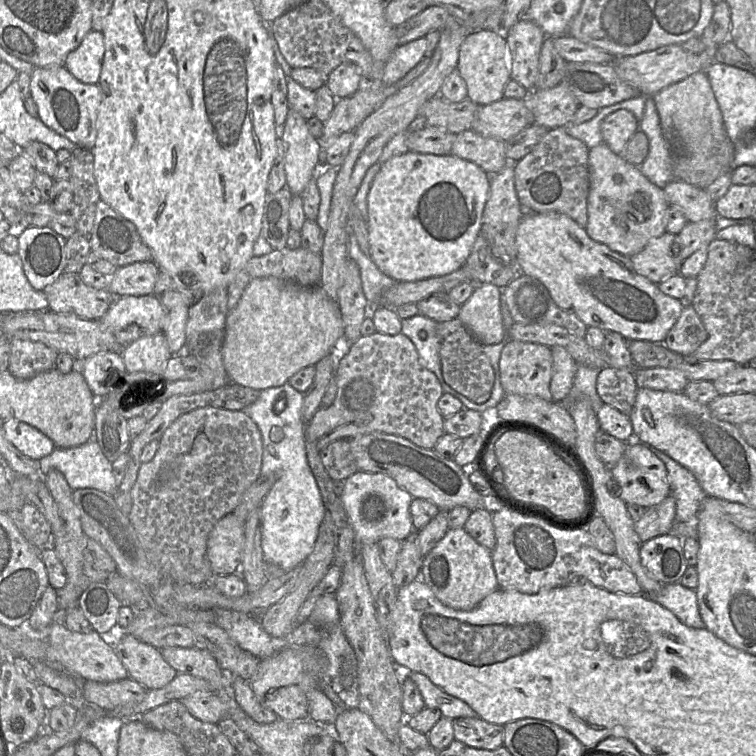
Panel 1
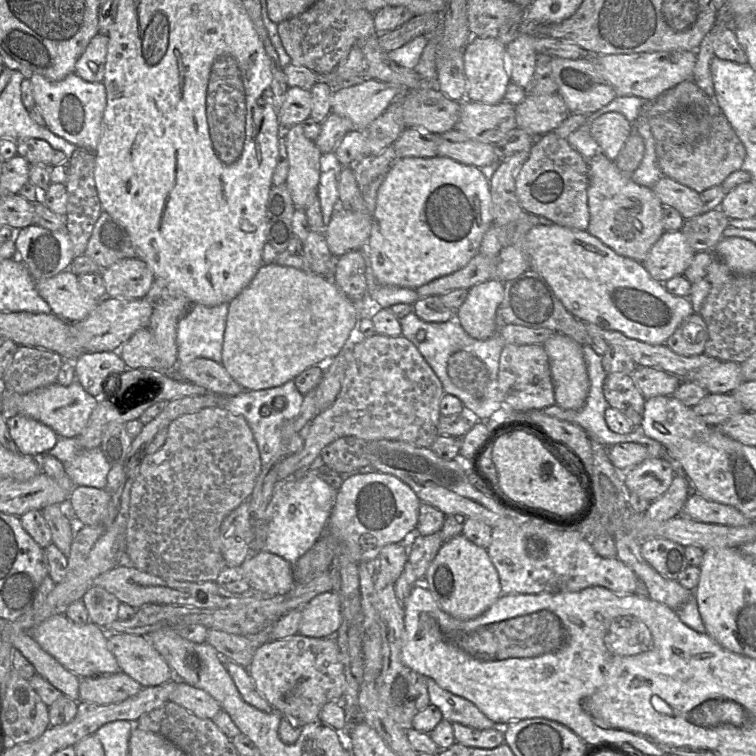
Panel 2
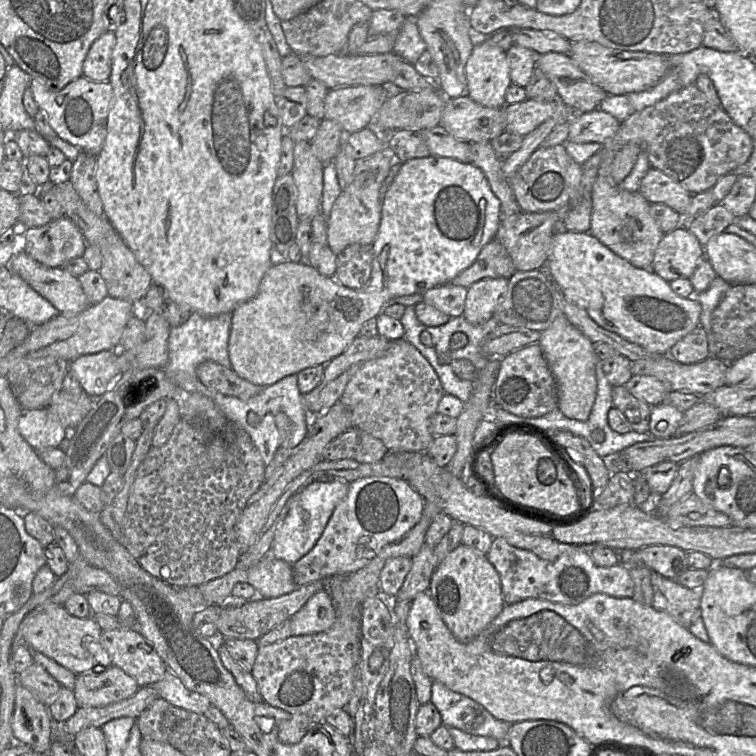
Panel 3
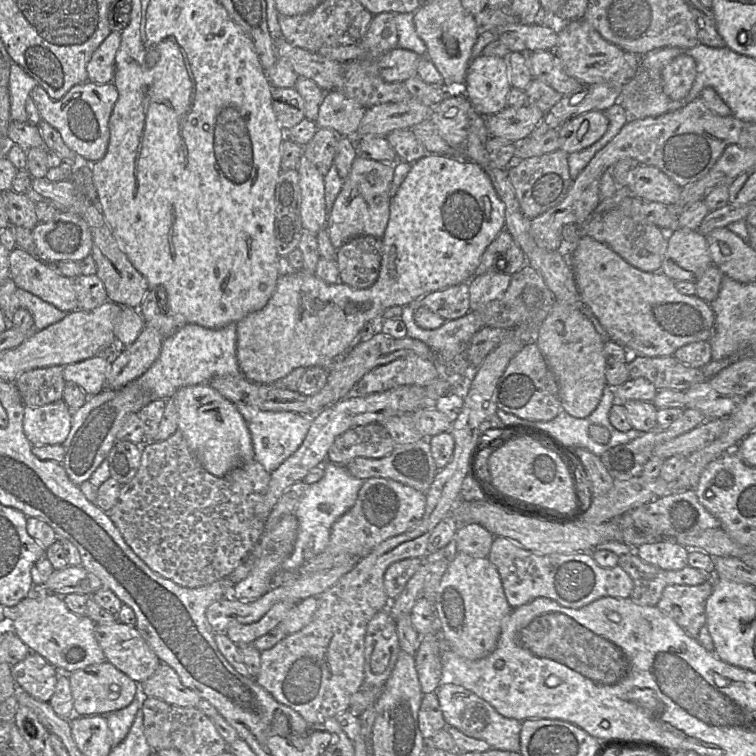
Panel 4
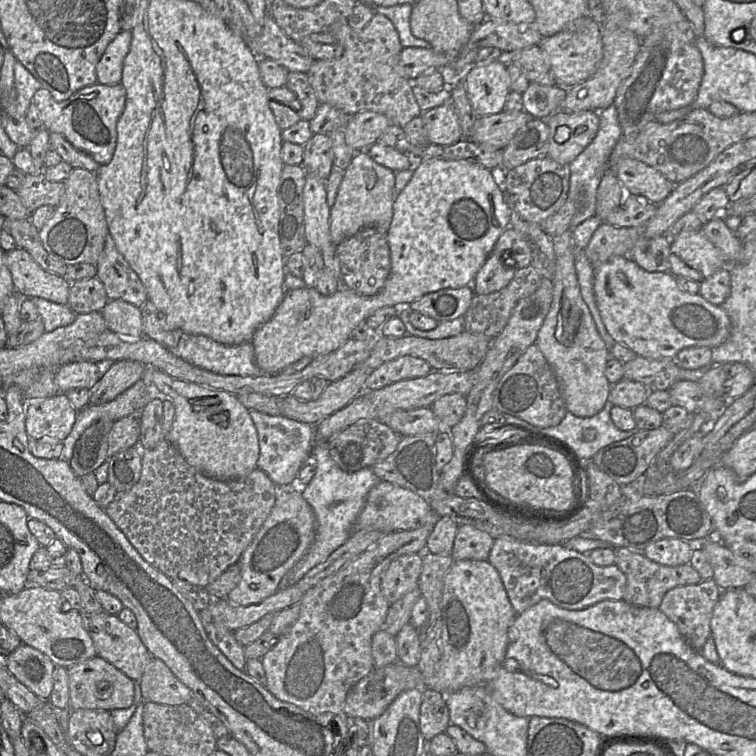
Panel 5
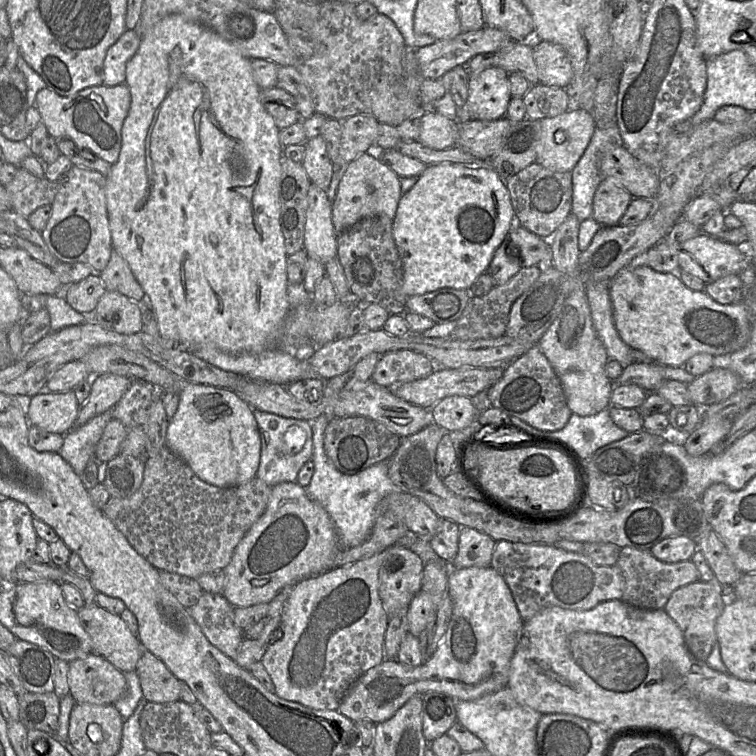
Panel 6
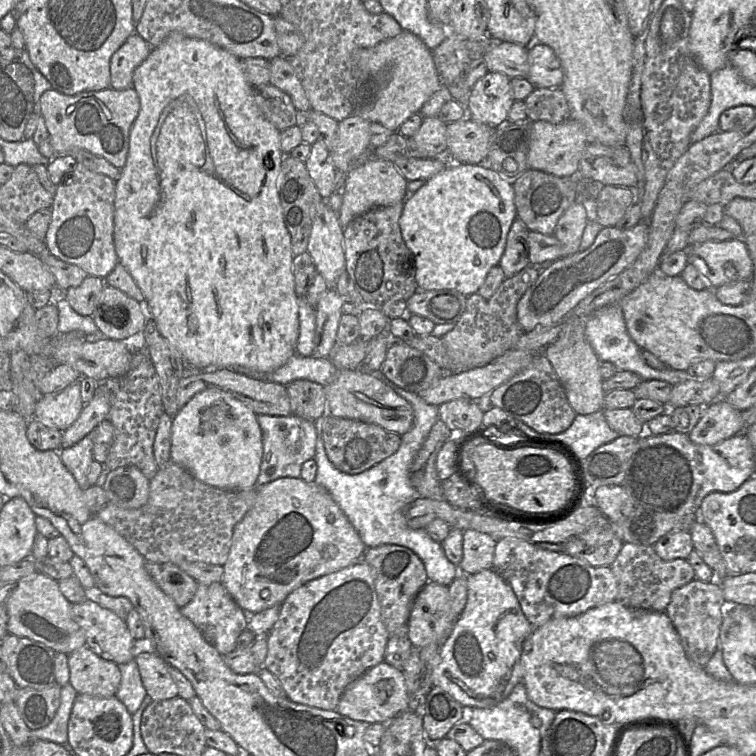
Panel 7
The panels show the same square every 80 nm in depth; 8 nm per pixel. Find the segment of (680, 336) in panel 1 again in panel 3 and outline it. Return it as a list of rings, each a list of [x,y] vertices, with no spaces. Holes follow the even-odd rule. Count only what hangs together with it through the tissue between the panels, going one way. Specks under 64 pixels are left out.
[[[701,325],[677,341],[669,356],[682,364],[701,362],[710,356],[707,333]]]

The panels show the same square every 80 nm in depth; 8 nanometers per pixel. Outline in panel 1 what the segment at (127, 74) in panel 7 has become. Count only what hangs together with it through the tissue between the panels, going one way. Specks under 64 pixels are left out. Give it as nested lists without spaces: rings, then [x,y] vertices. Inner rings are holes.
[[[91,30],[81,44],[68,54],[64,67],[80,82],[98,84],[104,53],[103,33]]]

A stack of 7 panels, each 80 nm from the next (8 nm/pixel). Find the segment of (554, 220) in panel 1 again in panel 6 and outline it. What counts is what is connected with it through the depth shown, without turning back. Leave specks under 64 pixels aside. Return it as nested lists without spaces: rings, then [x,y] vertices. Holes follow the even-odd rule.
[[[636,262],[609,279],[607,286],[620,338],[655,363],[682,367],[695,354],[732,353],[742,349],[749,340],[751,319],[744,301],[720,304],[704,290],[693,291],[686,287],[678,273],[657,272]]]

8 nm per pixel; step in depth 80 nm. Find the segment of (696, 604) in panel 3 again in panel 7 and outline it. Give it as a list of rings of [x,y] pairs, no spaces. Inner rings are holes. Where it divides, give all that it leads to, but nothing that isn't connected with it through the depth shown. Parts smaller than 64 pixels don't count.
[[[694,579],[672,592],[665,613],[679,635],[687,658],[698,667],[704,668],[718,647],[720,627],[728,605],[718,582]]]

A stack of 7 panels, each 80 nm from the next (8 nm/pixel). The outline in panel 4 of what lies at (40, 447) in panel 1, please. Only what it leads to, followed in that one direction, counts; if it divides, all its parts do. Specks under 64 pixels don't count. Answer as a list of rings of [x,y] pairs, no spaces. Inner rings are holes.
[[[61,399],[39,406],[24,406],[23,432],[32,446],[62,444],[72,424],[73,412]]]

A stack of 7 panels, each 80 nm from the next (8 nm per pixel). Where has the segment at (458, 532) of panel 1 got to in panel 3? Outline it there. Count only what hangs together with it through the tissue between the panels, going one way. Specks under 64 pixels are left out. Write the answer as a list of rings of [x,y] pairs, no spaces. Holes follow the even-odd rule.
[[[460,544],[438,564],[430,580],[428,592],[452,635],[461,642],[478,636],[506,605],[498,572],[487,556]]]

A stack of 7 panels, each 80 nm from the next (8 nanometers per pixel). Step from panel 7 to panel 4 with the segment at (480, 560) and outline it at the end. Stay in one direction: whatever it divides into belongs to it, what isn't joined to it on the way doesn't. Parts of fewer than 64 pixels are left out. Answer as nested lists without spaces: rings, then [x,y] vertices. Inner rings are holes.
[[[477,523],[460,524],[454,536],[458,553],[463,552],[475,557],[488,557],[494,535]]]

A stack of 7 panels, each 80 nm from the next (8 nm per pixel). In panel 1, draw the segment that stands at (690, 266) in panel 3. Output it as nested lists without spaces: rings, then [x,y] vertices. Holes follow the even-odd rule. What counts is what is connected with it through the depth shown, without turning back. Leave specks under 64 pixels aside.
[[[665,232],[663,235],[651,239],[642,251],[630,257],[634,270],[655,284],[679,272],[681,265],[678,262],[679,245],[675,244],[676,235]]]

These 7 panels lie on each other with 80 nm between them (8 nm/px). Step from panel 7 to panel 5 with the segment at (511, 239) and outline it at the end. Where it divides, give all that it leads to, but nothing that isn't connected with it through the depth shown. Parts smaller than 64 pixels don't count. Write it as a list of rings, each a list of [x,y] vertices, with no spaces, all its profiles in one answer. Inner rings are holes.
[[[490,253],[475,275],[473,282],[467,286],[471,287],[475,295],[490,294],[506,287],[515,272],[514,268],[503,267],[497,254]]]

